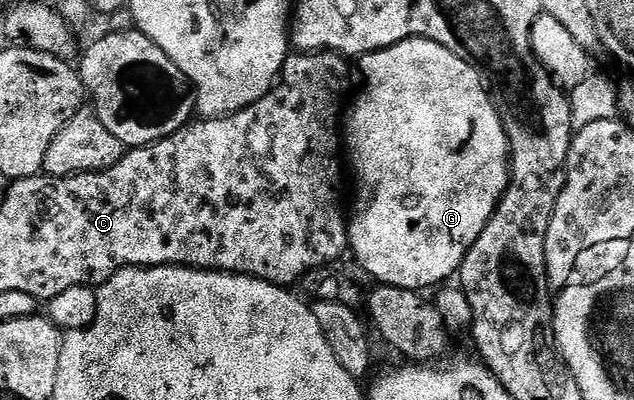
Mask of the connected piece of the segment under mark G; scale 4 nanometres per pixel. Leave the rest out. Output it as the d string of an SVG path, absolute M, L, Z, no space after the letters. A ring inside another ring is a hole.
M410 37L407 41L401 41L396 43L392 47L387 49L381 49L375 53L366 53L360 59L360 65L362 65L362 90L358 93L358 98L354 101L354 106L349 109L344 117L344 153L348 158L350 156L350 165L348 161L348 169L354 172L354 181L358 184L358 194L354 197L354 217L349 218L348 228L350 230L350 244L348 246L349 252L354 253L356 260L362 264L362 269L370 277L375 277L375 282L381 283L383 285L391 285L392 287L400 287L401 289L413 289L415 291L426 291L429 285L441 286L443 283L441 281L446 281L450 276L457 274L462 268L464 259L468 255L468 251L472 247L472 243L476 243L476 239L480 239L480 231L484 231L484 227L488 223L488 219L492 219L492 215L496 211L496 207L500 203L500 199L506 194L506 188L510 186L510 144L508 143L508 135L504 131L504 123L500 119L498 114L498 108L494 106L494 101L490 97L490 90L484 84L484 78L475 69L473 65L470 65L464 59L460 59L460 55L452 55L452 51L448 51L448 47L444 47L440 43L428 40L427 37Z

